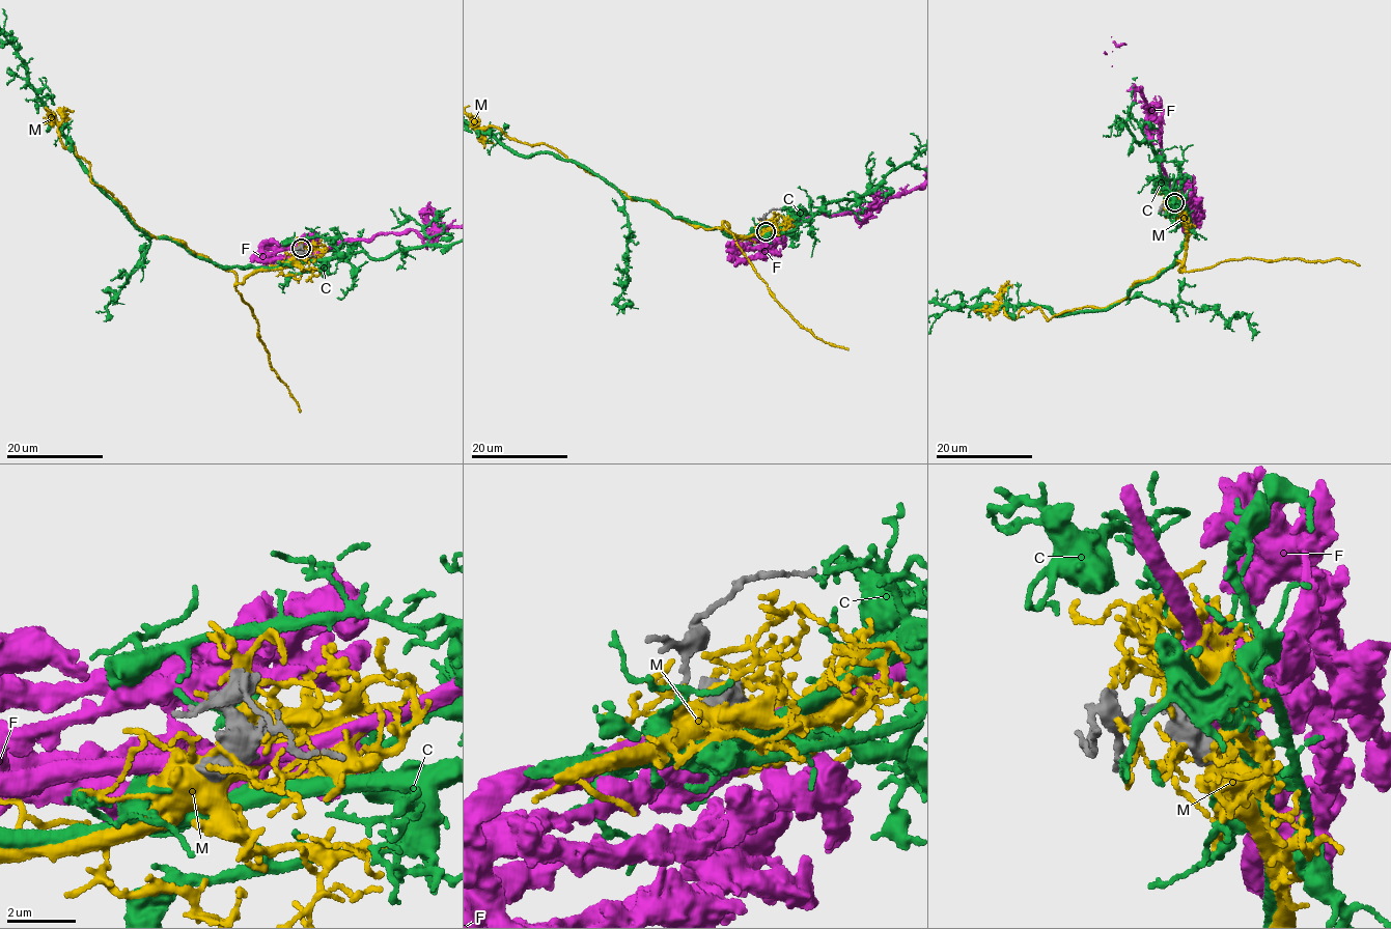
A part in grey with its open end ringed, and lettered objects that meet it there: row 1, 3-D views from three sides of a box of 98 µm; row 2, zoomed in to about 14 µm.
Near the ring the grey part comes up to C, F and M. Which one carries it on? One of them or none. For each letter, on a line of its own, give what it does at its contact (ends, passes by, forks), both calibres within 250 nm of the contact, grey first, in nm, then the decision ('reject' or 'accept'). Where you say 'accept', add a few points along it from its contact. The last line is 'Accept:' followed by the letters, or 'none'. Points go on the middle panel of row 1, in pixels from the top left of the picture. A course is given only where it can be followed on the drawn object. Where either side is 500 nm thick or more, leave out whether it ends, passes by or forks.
C: it passes by | 200/170 nm | reject
F: it passes by | 380/420 nm | reject
M: it forks | 200/360 nm | reject
Accept: none

